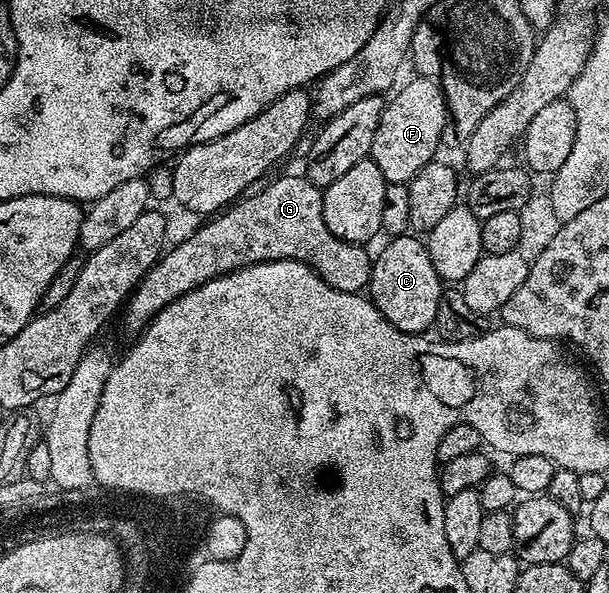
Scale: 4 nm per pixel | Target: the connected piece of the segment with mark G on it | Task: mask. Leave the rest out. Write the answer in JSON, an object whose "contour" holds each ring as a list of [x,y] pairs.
{"contour":[[[297,174],[281,176],[262,192],[256,192],[206,219],[190,240],[170,247],[140,280],[123,308],[125,324],[133,334],[140,333],[162,308],[201,284],[268,260],[303,260],[327,286],[340,292],[361,294],[368,289],[373,269],[370,249],[335,238],[327,230],[327,222],[323,222],[322,189],[316,188],[304,174]]]}

